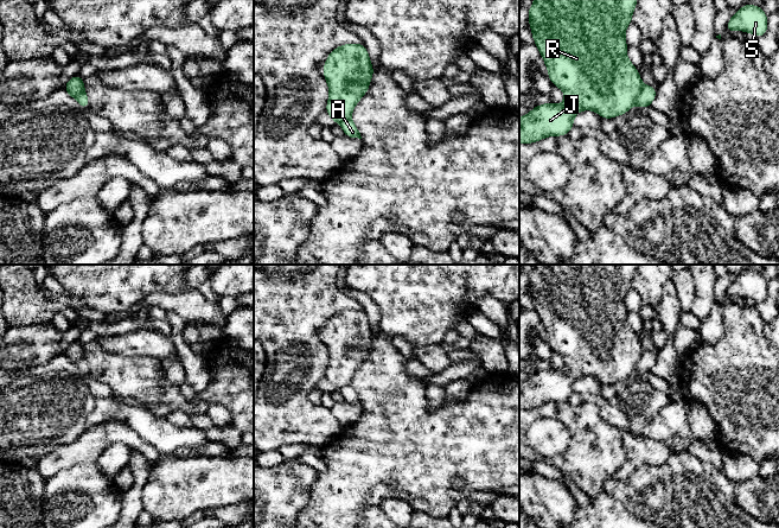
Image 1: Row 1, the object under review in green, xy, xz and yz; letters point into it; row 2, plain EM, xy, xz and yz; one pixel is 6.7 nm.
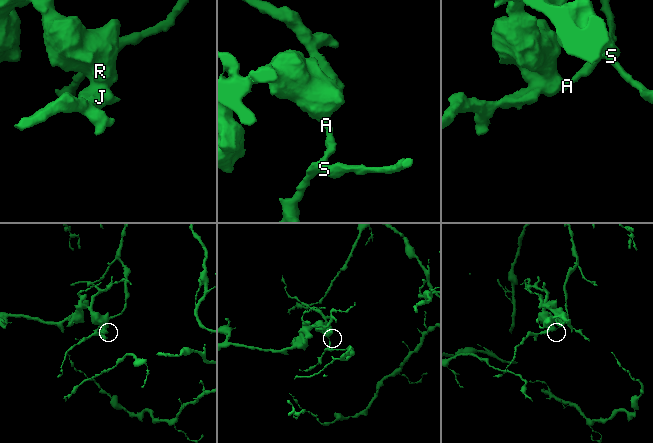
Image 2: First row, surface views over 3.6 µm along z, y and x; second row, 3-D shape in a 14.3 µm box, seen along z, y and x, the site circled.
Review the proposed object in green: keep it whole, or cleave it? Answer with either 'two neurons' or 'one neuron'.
two neurons

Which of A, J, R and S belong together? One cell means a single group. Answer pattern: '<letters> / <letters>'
A S / J R

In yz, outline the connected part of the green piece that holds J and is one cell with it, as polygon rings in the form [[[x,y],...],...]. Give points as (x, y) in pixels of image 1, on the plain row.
[[[535,265],[528,274],[528,287],[541,323],[548,335],[553,351],[564,358],[561,370],[551,368],[538,370],[519,383],[519,411],[534,409],[548,402],[568,401],[574,392],[574,383],[582,376],[593,376],[601,384],[613,384],[626,380],[643,356],[643,346],[637,333],[628,325],[625,297],[632,288],[632,280],[638,265]]]

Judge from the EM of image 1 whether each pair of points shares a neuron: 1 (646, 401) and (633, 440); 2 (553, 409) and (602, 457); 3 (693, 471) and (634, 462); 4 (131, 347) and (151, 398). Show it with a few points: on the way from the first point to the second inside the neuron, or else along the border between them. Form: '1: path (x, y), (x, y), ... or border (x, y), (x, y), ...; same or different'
1: border (643, 433), (626, 433), (623, 437); different
2: path (566, 415), (594, 444); same
3: border (672, 451), (664, 463), (639, 464), (631, 472); different
4: border (106, 349), (125, 355), (152, 355), (160, 361); different

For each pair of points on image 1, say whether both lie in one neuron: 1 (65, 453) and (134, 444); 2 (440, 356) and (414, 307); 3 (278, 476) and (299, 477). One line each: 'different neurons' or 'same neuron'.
1: same neuron
2: different neurons
3: same neuron

